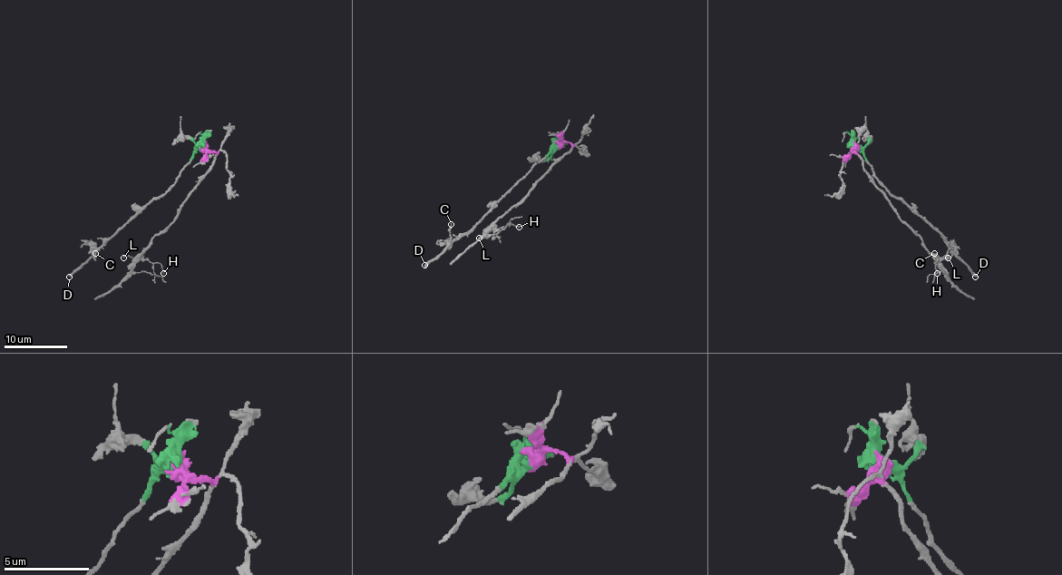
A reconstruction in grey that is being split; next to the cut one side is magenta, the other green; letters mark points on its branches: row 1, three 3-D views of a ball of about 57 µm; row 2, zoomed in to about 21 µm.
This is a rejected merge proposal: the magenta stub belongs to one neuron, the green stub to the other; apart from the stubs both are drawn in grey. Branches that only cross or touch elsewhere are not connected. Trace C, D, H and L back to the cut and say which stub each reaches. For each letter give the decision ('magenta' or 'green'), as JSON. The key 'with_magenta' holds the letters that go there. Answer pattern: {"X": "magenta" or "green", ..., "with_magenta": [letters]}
{"C": "green", "D": "green", "H": "magenta", "L": "magenta", "with_magenta": ["H", "L"]}

